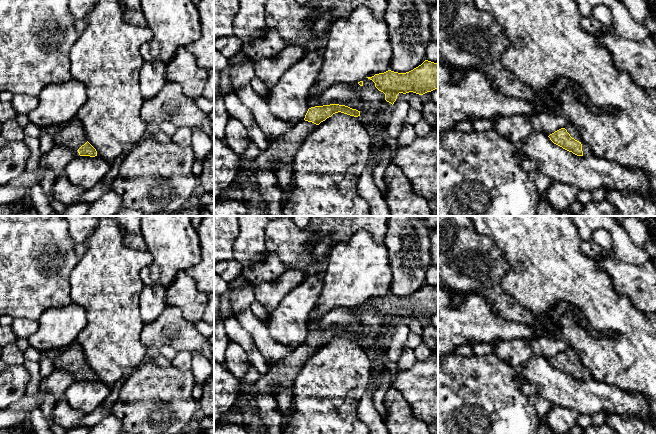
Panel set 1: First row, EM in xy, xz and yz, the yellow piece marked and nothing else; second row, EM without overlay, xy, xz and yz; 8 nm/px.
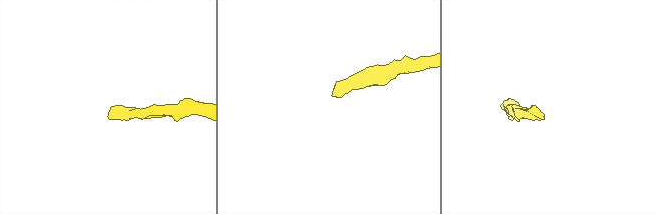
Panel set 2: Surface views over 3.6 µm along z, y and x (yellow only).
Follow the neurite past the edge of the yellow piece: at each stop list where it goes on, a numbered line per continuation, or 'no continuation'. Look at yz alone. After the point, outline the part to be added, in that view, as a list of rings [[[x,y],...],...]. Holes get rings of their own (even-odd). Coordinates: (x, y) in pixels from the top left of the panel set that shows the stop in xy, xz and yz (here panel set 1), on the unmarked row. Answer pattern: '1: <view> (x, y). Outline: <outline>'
1: yz (571, 353). Outline: [[[569,347],[565,350],[565,353],[567,354],[567,356],[570,358],[572,362],[579,365],[582,368],[582,375],[583,375],[584,381],[590,381],[593,379],[593,376],[589,371],[589,369],[582,366],[579,355],[575,349],[573,349],[572,347]]]

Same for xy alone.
1: xy (73, 360). Outline: [[[74,342],[68,350],[59,355],[53,363],[55,369],[63,369],[71,372],[76,381],[80,380],[78,373],[87,366],[83,349],[77,342]]]

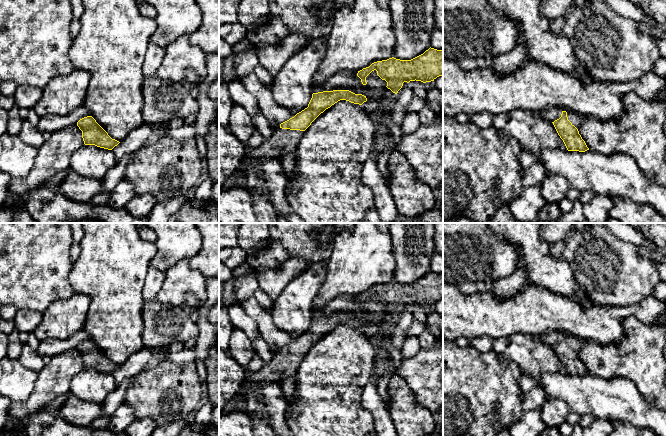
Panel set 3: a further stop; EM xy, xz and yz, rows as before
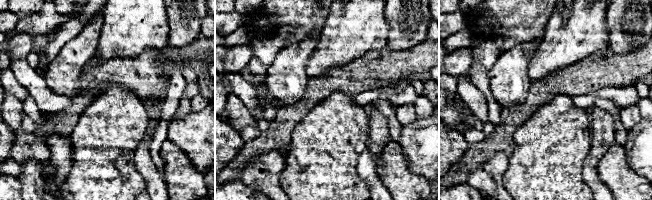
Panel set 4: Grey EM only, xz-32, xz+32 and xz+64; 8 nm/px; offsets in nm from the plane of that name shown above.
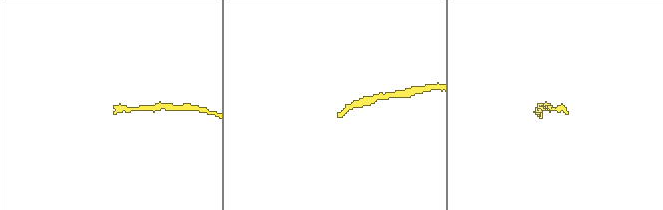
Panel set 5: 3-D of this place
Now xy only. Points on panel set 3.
no continuation

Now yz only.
1: yz (576, 343). Outline: [[[568,336],[567,341],[568,341],[568,344],[572,347],[572,349],[574,349],[577,353],[579,353],[583,345],[582,340],[573,336]]]

